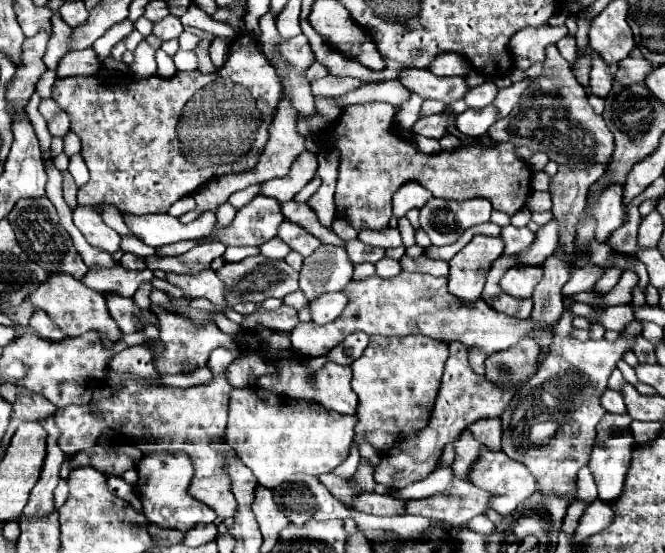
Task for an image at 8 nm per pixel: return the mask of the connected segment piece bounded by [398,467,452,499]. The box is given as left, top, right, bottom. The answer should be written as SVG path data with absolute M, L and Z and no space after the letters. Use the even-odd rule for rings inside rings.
M434 469L426 479L412 483L404 489L398 491L398 495L402 499L422 499L422 497L430 497L432 493L442 493L452 485L452 469Z

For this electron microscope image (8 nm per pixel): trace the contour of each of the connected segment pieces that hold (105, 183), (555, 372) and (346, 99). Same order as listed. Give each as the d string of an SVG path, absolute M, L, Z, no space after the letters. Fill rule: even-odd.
M190 71L190 73L176 73L174 77L170 79L162 79L162 77L150 77L150 79L142 79L142 81L136 81L132 77L118 77L114 79L114 83L98 83L96 77L64 77L64 79L56 79L54 87L52 87L52 99L68 113L70 117L70 131L74 131L80 139L82 139L82 157L90 169L90 181L78 189L78 205L102 205L102 203L112 203L116 205L120 211L126 211L126 213L132 213L132 215L152 215L152 213L166 213L170 209L170 205L174 201L180 199L180 169L186 169L186 171L194 171L194 169L204 169L204 167L198 167L194 163L190 163L184 155L182 155L182 149L180 149L180 139L176 139L178 135L178 129L176 125L180 125L180 113L184 113L184 105L198 93L198 91L204 91L206 93L210 91L210 75L200 75L198 71Z
M564 311L560 323L554 327L556 337L554 337L554 341L552 341L552 345L550 345L550 351L548 351L546 361L544 361L544 363L538 367L538 371L532 375L532 381L526 381L526 383L514 393L510 405L508 405L508 407L504 409L504 413L500 415L500 421L502 421L502 425L504 425L502 451L504 451L508 457L512 457L514 461L520 461L520 463L524 463L524 465L528 467L528 471L536 477L536 481L538 481L538 485L540 485L540 491L544 491L544 493L550 493L550 491L552 491L552 493L558 493L558 495L564 495L564 493L576 493L576 473L580 471L580 467L588 465L588 457L590 457L592 445L594 445L594 441L596 441L596 425L598 425L598 421L602 419L602 415L606 413L606 409L600 405L600 395L602 395L602 391L606 389L606 381L608 381L610 373L616 369L616 363L622 359L622 355L624 355L626 351L632 349L632 341L642 333L642 323L640 323L640 321L632 321L632 323L620 333L620 339L614 341L614 343L610 343L610 341L586 341L586 343L582 343L582 341L576 341L576 339L570 337L570 331L572 331L572 323L570 323L570 321L572 321L572 317L574 317L574 315L572 315L570 311ZM532 435L544 435L546 439L540 439L538 445L532 445Z
M384 81L384 83L364 83L358 89L334 97L338 109L346 109L348 105L366 103L366 101L386 101L394 109L400 109L410 99L410 93L404 89L400 81Z

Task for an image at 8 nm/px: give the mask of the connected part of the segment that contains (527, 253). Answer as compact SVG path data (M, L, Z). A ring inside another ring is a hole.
M552 219L550 223L540 227L540 231L536 233L536 241L520 255L516 255L516 261L523 265L539 266L546 255L552 255L556 251L556 243L558 243L558 221Z

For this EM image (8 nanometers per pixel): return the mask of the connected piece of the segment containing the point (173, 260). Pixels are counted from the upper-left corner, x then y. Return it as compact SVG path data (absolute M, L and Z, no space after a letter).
M202 243L180 257L146 257L146 265L152 271L160 269L166 273L198 273L208 269L216 257L224 255L224 251L226 247L222 243Z

